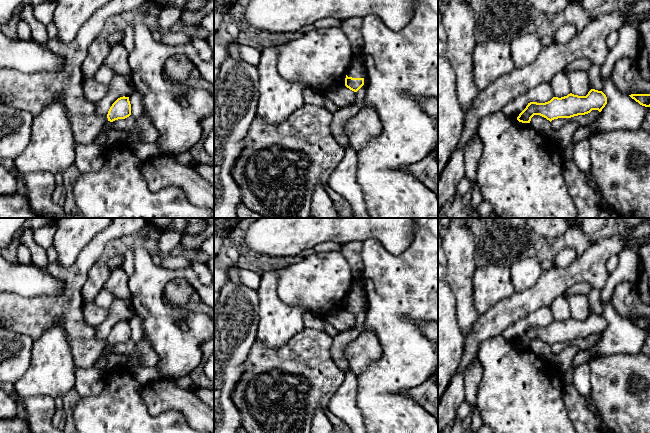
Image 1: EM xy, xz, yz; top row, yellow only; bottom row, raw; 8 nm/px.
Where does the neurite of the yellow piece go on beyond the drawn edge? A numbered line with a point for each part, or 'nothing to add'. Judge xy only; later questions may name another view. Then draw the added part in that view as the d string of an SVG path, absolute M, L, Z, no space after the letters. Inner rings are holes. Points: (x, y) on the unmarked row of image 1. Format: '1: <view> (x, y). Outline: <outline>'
1: xy (101, 364). Outline: M108 345L103 353L103 356L100 358L100 360L94 365L95 369L98 370L105 370L107 362L108 362L108 357L112 354L112 346Z

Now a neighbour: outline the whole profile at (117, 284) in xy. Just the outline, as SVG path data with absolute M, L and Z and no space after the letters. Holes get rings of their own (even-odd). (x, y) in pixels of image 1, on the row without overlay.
M117 267L112 270L112 273L104 284L104 288L112 293L115 298L130 300L131 292L128 282L129 276L122 267Z

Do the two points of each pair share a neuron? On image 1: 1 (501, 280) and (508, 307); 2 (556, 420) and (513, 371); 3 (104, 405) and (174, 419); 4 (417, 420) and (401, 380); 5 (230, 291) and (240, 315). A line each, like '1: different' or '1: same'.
1: different
2: same
3: same
4: same
5: same

